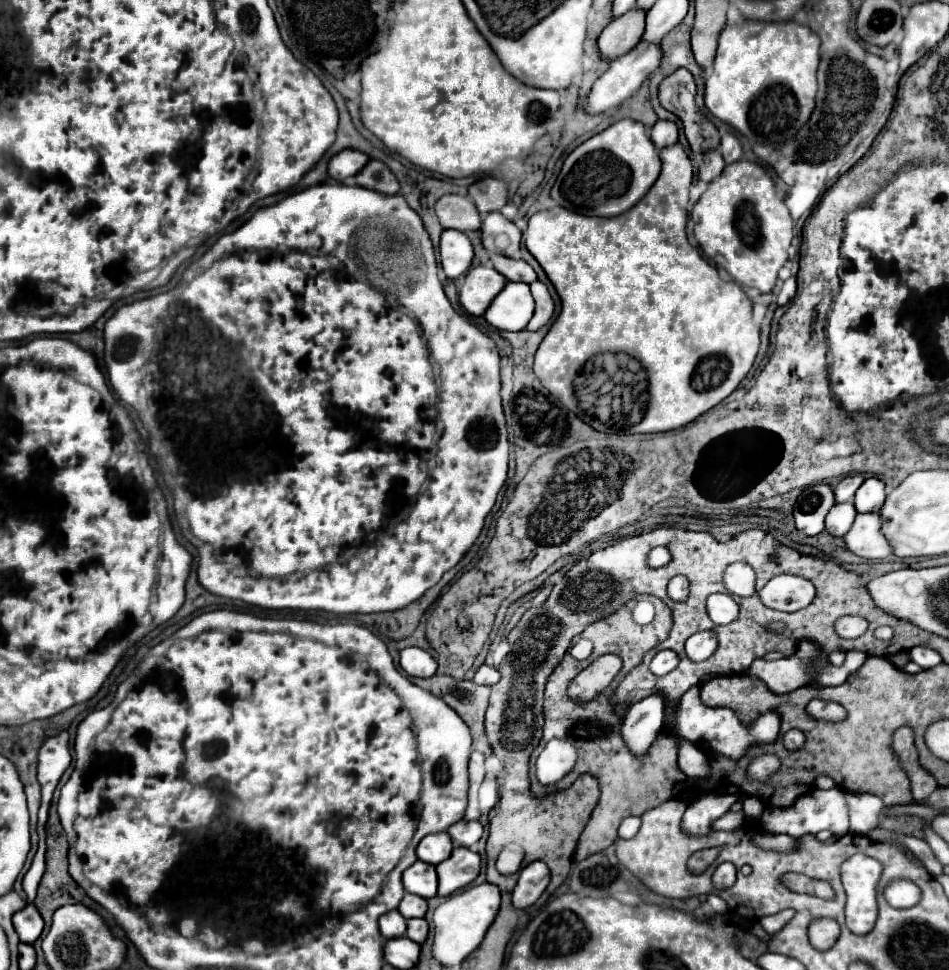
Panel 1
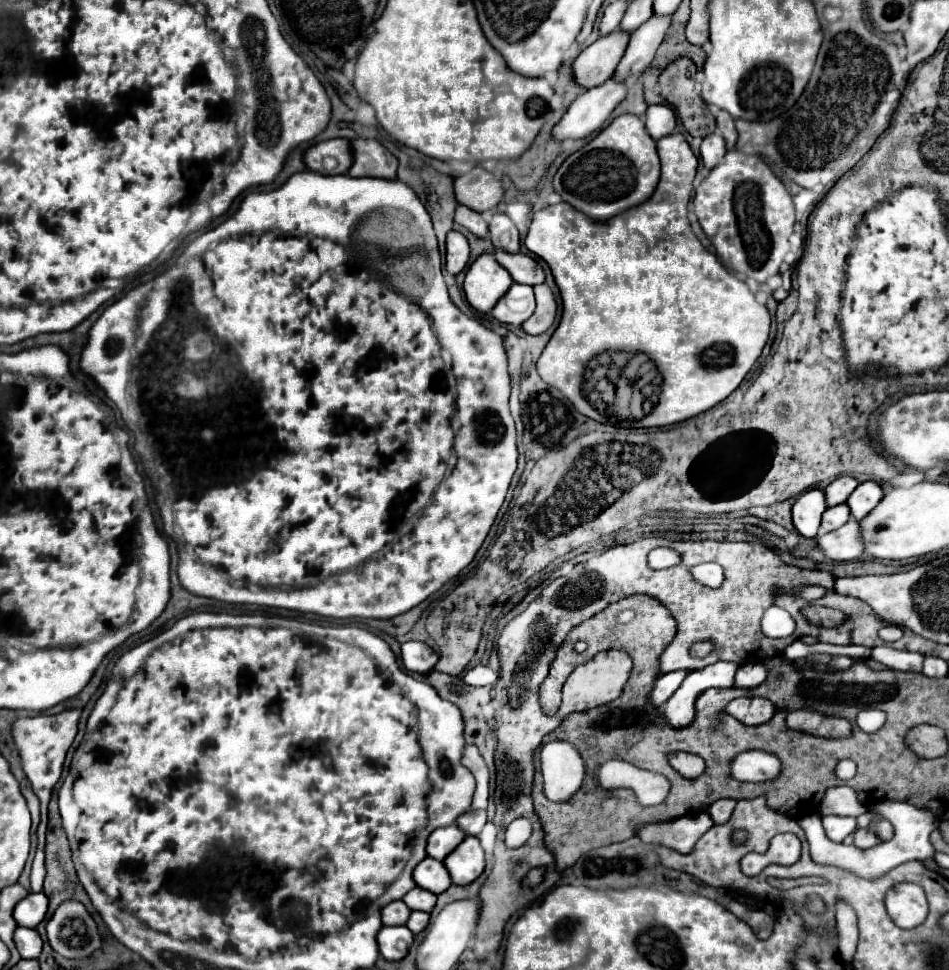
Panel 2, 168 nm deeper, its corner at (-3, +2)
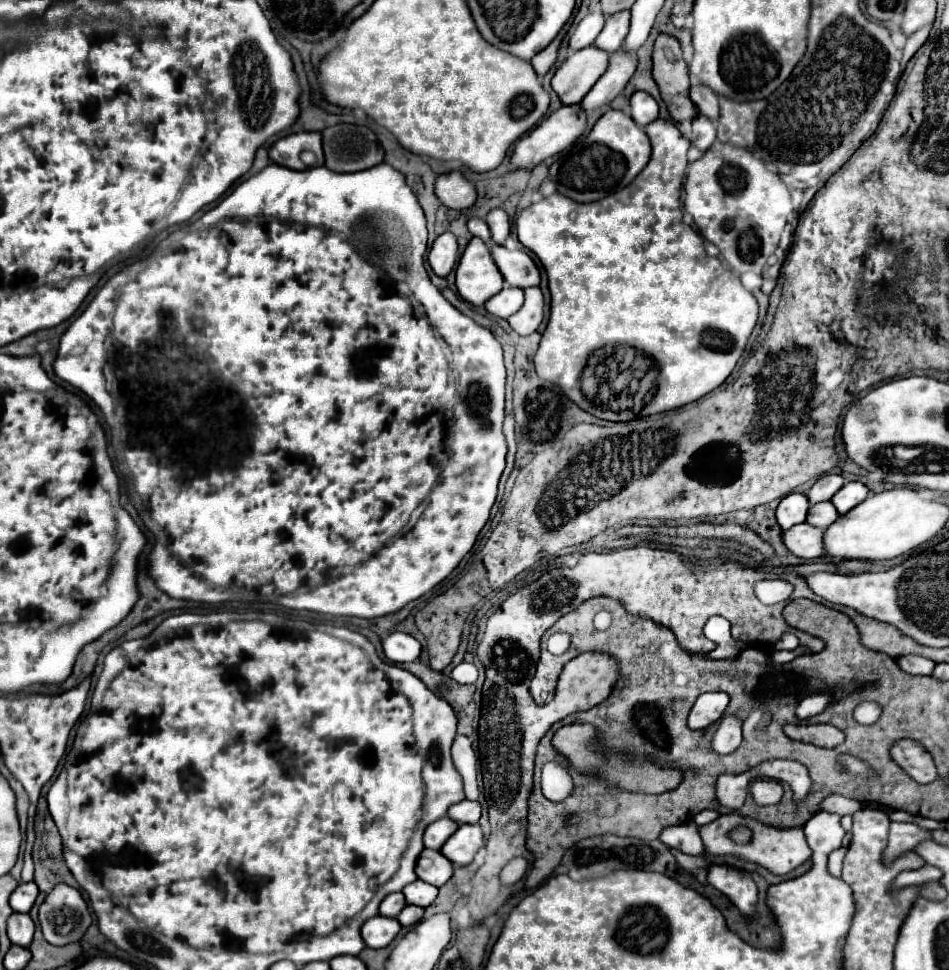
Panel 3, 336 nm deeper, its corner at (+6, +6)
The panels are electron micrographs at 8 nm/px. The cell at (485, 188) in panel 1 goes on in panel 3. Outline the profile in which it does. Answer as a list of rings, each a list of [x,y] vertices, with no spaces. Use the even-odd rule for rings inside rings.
[[[450,171],[438,175],[436,195],[450,209],[468,209],[476,203],[478,191],[472,181],[468,181],[460,171]]]

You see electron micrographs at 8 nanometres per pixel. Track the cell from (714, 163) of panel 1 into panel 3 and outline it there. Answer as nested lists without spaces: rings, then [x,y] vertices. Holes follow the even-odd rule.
[[[698,115],[694,121],[692,121],[692,137],[690,141],[704,153],[712,147],[712,143],[716,141],[716,127],[714,123],[704,117],[704,115]]]

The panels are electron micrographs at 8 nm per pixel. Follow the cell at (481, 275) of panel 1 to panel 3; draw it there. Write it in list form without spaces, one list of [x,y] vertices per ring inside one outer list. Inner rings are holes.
[[[474,237],[462,253],[456,269],[458,293],[472,305],[484,305],[492,295],[504,287],[504,277],[496,267],[488,247]]]

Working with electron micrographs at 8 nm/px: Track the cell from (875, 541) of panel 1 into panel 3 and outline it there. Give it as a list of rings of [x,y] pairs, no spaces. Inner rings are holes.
[[[800,523],[800,525],[794,525],[792,529],[784,531],[782,537],[784,537],[784,545],[798,557],[804,557],[804,559],[818,559],[824,555],[824,549],[822,549],[822,529],[818,527],[812,527],[808,523]]]

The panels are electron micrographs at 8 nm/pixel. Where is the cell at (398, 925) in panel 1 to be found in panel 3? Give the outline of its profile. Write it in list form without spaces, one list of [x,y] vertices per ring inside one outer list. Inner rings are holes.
[[[390,893],[382,903],[380,903],[380,915],[384,917],[398,917],[398,913],[406,907],[406,899],[402,893]]]

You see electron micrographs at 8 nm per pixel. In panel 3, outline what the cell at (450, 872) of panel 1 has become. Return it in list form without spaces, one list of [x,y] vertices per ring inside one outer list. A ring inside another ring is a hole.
[[[460,825],[460,829],[444,843],[440,853],[452,861],[454,865],[468,865],[472,863],[476,851],[482,843],[482,831],[478,825]]]

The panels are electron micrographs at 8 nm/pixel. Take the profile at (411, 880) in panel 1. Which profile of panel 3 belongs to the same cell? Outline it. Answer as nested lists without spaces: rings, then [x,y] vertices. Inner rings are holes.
[[[424,849],[416,863],[418,879],[434,887],[442,887],[452,877],[452,871],[454,871],[452,863],[440,851],[432,851],[432,849]]]

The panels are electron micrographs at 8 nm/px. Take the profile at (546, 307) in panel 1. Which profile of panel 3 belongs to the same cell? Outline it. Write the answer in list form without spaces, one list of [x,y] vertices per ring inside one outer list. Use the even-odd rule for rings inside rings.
[[[530,287],[524,291],[526,299],[524,305],[520,307],[518,313],[514,313],[508,323],[510,327],[518,333],[518,335],[530,335],[538,329],[538,325],[542,323],[542,307],[544,307],[544,299],[542,299],[542,291],[540,287]]]

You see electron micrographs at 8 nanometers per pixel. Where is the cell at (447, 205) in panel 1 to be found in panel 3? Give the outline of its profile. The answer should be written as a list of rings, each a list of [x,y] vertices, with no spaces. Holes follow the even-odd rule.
[[[470,219],[470,221],[468,221],[468,231],[470,231],[474,237],[480,237],[482,241],[488,241],[488,239],[490,239],[488,225],[486,225],[486,221],[482,221],[482,219]]]

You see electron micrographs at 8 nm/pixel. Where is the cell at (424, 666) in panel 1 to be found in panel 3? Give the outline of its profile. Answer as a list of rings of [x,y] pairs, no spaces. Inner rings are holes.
[[[390,633],[384,641],[384,655],[394,663],[410,663],[420,657],[420,643],[406,633]]]

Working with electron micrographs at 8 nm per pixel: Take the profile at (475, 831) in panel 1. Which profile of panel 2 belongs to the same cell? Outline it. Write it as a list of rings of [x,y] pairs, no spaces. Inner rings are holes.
[[[467,811],[457,819],[457,825],[465,831],[465,835],[479,835],[485,823],[487,823],[485,811]]]

